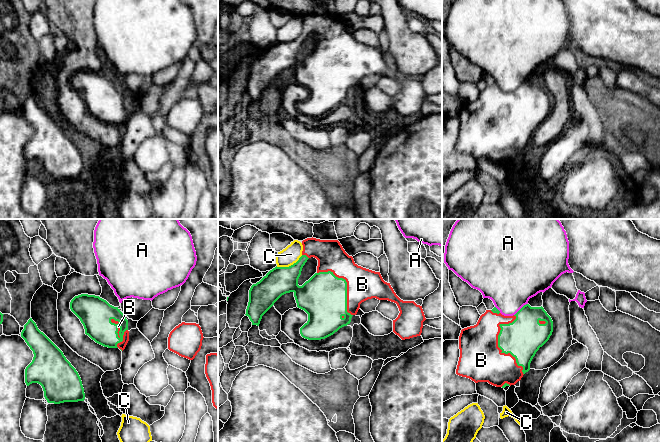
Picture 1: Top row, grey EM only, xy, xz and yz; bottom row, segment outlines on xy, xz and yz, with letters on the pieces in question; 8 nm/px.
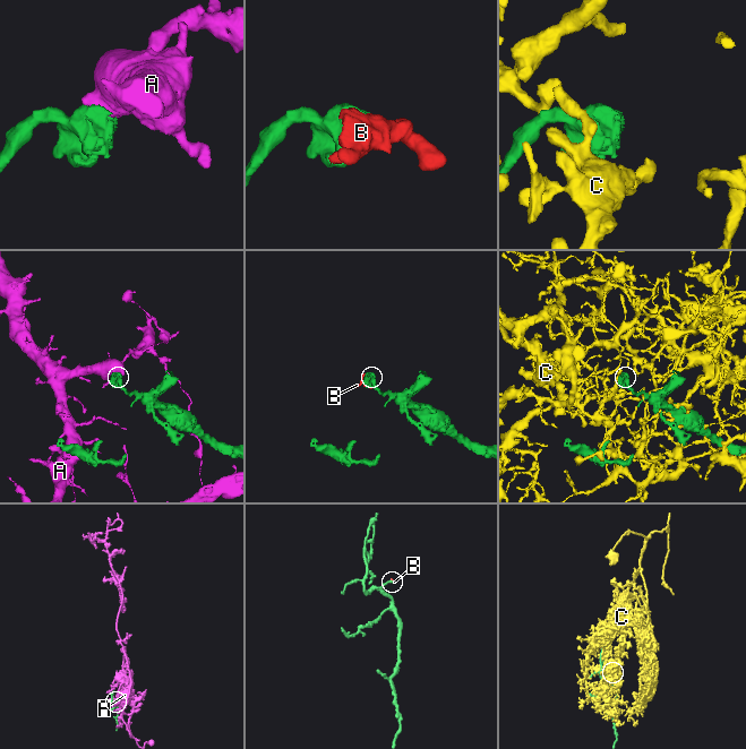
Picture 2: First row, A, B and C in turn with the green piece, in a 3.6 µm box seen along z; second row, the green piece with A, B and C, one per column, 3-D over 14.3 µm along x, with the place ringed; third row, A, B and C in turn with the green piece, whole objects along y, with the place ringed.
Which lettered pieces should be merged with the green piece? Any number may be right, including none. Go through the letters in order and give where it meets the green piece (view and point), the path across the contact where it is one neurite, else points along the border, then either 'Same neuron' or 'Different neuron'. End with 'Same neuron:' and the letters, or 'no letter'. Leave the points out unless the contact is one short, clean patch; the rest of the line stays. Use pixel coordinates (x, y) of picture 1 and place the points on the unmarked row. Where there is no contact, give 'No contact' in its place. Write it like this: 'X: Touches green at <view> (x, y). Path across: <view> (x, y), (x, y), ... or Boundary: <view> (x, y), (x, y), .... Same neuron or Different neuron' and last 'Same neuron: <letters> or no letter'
A: Touches green at yz (520, 85). Different neuron
B: Touches green at yz (498, 120). Same neuron
C: Touches green at xz (289, 42). Different neuron
Same neuron: B

